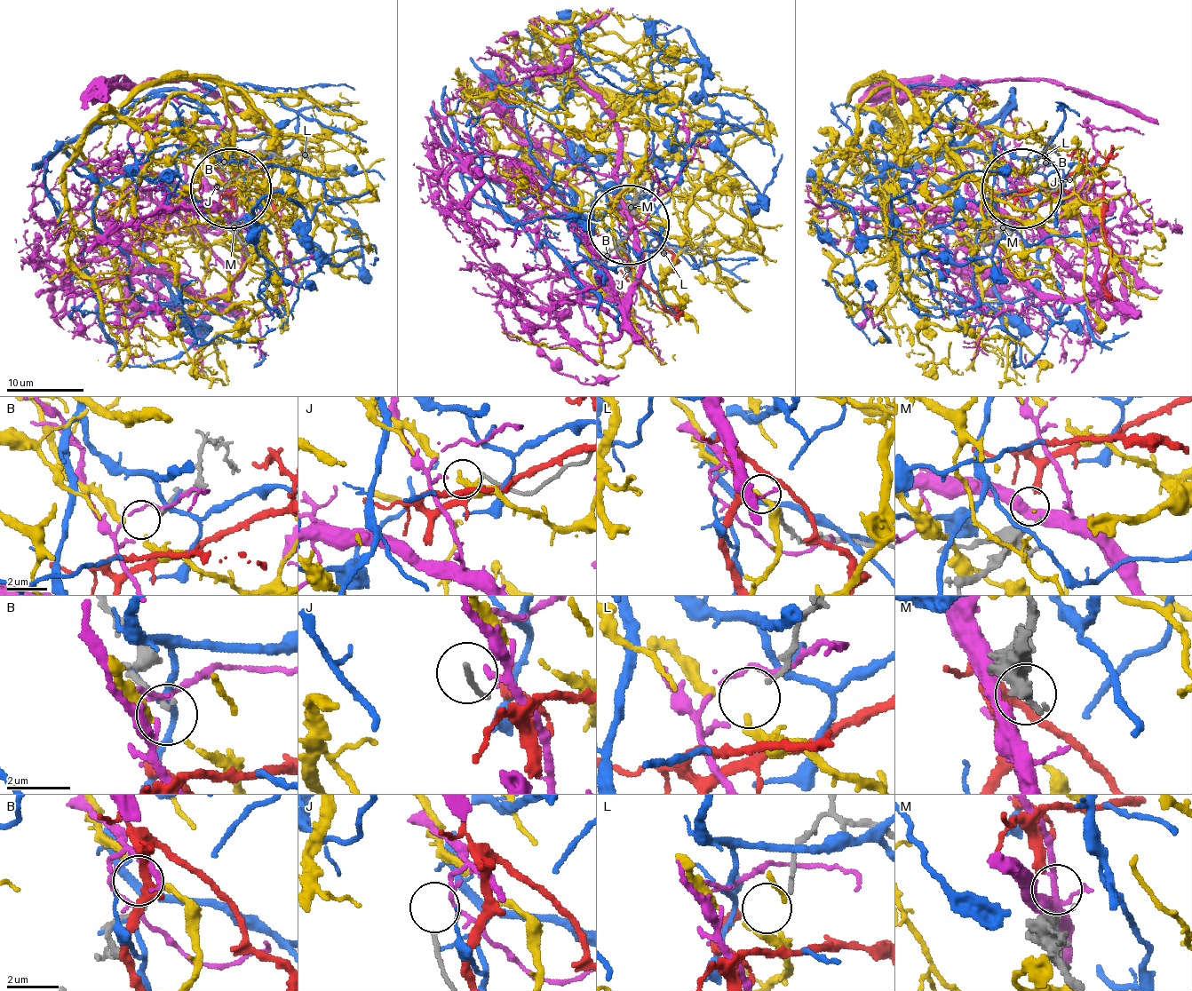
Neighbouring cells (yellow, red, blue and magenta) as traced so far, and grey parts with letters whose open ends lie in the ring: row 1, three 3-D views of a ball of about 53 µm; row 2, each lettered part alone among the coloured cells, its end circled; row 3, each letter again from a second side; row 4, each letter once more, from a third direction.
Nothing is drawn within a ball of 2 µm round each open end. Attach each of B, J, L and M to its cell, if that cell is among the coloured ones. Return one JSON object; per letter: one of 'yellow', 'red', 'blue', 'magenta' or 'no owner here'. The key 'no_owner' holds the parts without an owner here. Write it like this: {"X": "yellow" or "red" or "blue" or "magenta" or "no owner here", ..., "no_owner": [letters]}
{"B": "yellow", "J": "no owner here", "L": "no owner here", "M": "red", "no_owner": ["J", "L"]}

